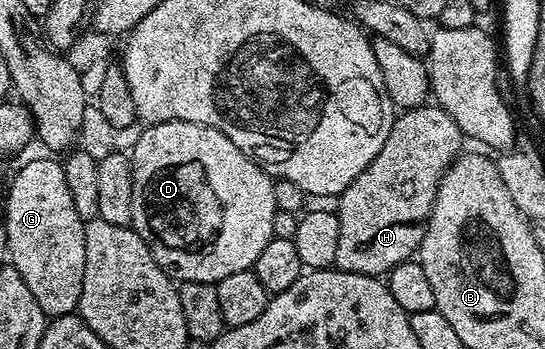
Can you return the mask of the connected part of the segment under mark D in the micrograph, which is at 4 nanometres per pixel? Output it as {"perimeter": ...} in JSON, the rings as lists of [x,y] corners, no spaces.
{"perimeter":[[[172,121],[171,123],[156,123],[145,128],[140,141],[136,142],[132,158],[132,226],[139,237],[148,245],[152,257],[159,267],[166,270],[166,274],[175,280],[187,283],[188,281],[200,281],[201,283],[218,284],[224,277],[232,277],[232,273],[249,271],[253,268],[256,257],[264,250],[264,245],[274,238],[272,221],[274,213],[278,210],[276,198],[273,197],[273,185],[275,180],[267,175],[259,163],[249,159],[224,133],[220,133],[211,127],[205,127],[199,123],[188,121]]]}

